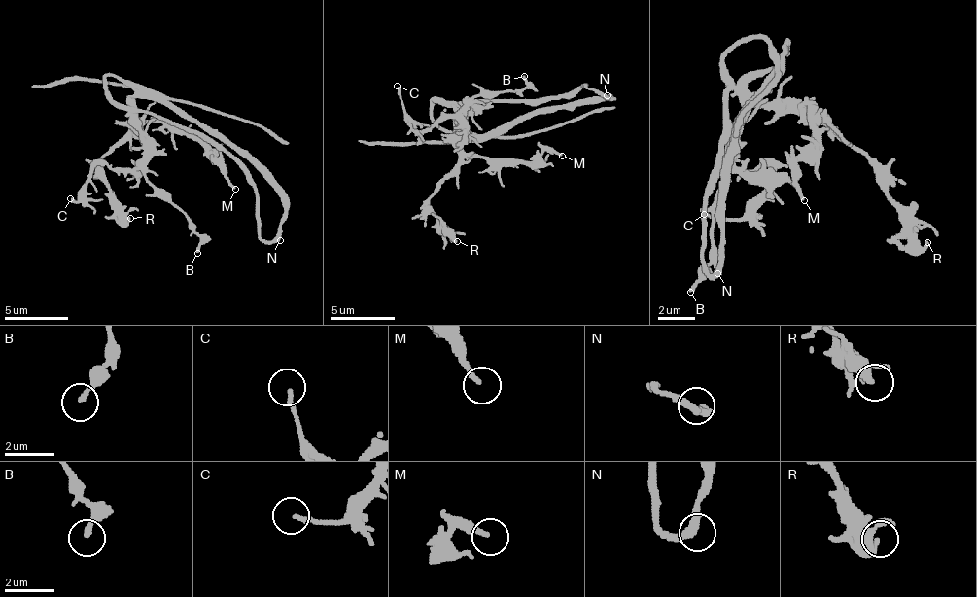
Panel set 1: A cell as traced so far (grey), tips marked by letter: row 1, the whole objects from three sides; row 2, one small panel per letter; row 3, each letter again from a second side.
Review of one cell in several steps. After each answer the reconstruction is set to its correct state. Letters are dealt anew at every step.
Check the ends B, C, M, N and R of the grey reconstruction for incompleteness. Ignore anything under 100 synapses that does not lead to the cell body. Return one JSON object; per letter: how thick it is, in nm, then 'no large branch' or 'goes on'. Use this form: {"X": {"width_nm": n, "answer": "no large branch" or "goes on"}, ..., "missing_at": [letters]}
{"B": {"width_nm": 170, "answer": "no large branch"}, "C": {"width_nm": 150, "answer": "no large branch"}, "M": {"width_nm": 180, "answer": "no large branch"}, "N": {"width_nm": 280, "answer": "no large branch"}, "R": {"width_nm": 320, "answer": "no large branch"}, "missing_at": []}

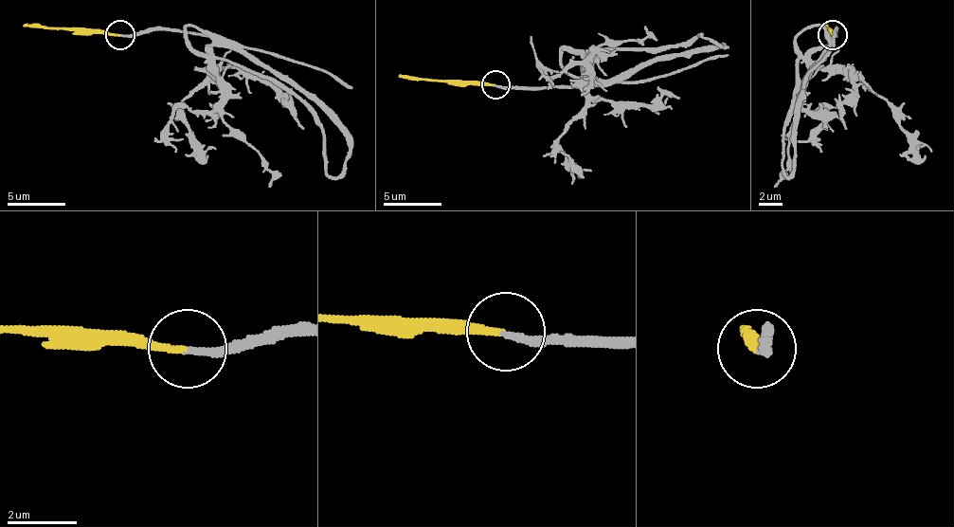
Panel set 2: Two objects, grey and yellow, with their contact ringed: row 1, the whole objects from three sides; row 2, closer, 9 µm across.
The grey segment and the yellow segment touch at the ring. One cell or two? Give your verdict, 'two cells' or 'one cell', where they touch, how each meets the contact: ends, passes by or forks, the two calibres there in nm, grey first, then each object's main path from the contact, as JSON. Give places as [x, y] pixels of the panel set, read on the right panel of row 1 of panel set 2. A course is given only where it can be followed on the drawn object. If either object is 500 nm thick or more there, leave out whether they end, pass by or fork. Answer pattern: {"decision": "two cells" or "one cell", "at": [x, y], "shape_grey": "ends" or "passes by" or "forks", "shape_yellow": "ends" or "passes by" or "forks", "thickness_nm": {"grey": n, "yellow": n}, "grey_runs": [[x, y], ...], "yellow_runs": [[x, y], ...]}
{"decision": "one cell", "at": [833, 34], "shape_grey": "ends", "shape_yellow": "ends", "thickness_nm": {"grey": 200, "yellow": 220}, "grey_runs": [[833, 34], [836, 31], [830, 40], [830, 48], [803, 81], [783, 129], [783, 170], [792, 178]], "yellow_runs": [[833, 34], [820, 25]]}

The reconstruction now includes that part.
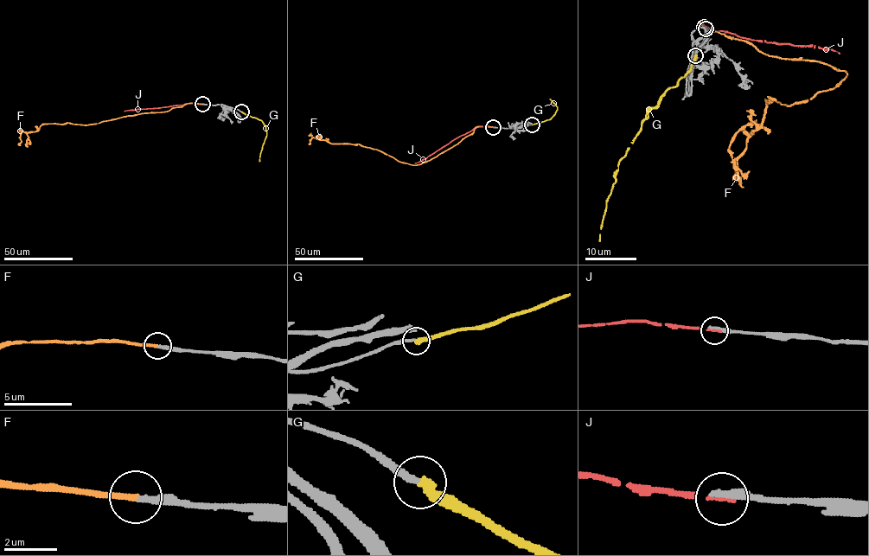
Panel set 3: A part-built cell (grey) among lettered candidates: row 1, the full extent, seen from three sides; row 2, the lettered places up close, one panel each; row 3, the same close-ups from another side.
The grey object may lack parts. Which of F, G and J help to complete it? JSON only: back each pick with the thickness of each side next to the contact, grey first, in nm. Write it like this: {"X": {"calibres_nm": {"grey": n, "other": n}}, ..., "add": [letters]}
{"F": {"calibres_nm": {"grey": 240, "other": 220}}, "add": ["F"]}

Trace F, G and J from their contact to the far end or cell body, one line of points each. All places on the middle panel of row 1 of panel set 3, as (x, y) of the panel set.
F: (492, 127), (477, 126), (457, 143), (415, 165), (359, 144), (330, 143), (311, 133), (308, 136)
G: (532, 124), (552, 116), (557, 106), (550, 99)
J: (493, 127), (475, 127), (414, 163)

